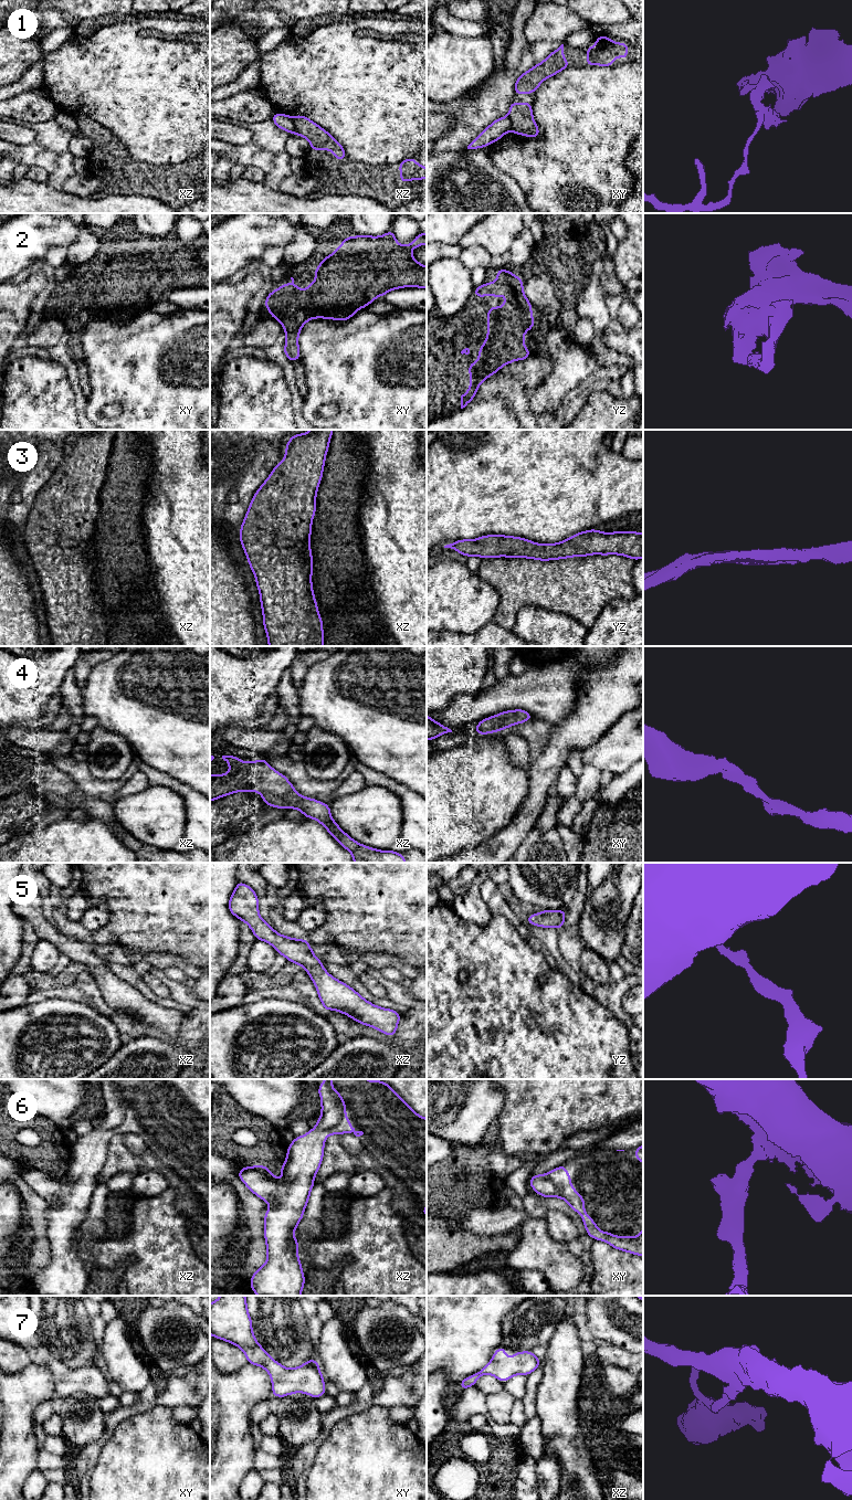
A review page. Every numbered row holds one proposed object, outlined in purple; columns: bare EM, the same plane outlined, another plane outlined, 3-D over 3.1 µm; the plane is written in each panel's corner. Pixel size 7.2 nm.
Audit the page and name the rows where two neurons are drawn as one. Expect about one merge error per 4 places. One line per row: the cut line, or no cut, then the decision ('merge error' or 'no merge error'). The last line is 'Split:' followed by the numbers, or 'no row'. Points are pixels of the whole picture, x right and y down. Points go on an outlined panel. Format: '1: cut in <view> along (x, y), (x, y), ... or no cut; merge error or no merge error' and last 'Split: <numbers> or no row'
1: cut in xz along (291, 117), (294, 124), (294, 131); merge error
2: no cut; no merge error
3: no cut; no merge error
4: no cut; no merge error
5: no cut; no merge error
6: no cut; no merge error
7: no cut; no merge error
Split: 1

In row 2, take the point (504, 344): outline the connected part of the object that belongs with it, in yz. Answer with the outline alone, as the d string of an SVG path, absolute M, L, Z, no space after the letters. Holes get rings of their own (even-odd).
M496 270L497 279L493 283L484 283L480 287L474 288L474 296L481 298L486 295L499 298L503 292L506 297L502 307L487 308L487 337L485 342L478 349L478 361L471 362L467 368L470 371L470 389L461 395L461 409L465 408L476 395L480 384L496 373L503 366L516 360L525 360L532 356L527 347L524 345L524 335L526 331L535 327L535 320L532 315L533 305L526 298L523 287L523 278L516 277L508 270Z

